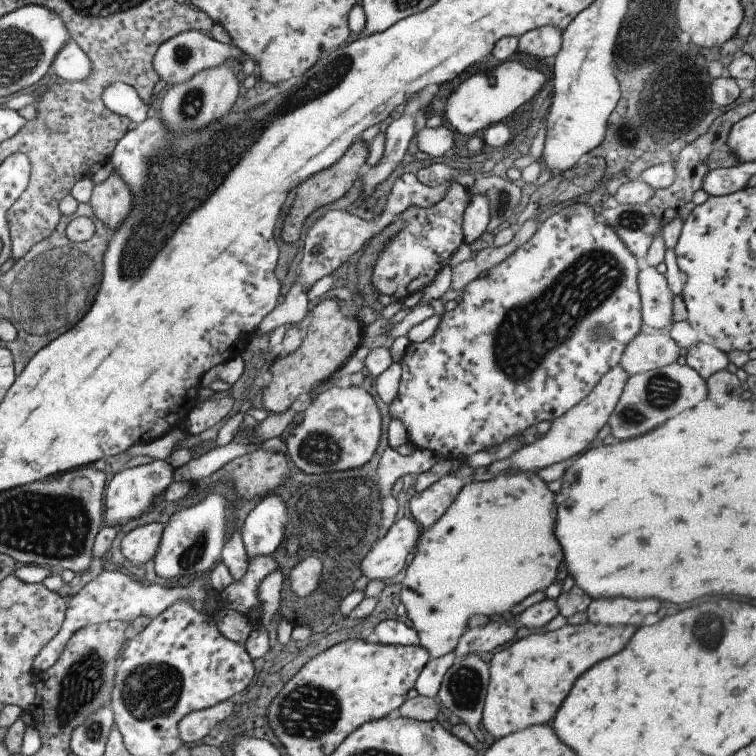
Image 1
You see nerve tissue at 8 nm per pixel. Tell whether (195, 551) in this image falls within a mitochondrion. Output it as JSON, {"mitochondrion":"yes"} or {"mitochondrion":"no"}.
{"mitochondrion":"yes"}

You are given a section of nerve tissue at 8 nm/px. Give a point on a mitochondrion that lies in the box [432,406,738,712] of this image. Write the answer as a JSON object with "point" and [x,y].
{"point":[709,632]}

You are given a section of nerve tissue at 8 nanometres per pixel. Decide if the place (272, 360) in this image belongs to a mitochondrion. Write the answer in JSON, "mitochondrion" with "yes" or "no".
{"mitochondrion":"no"}

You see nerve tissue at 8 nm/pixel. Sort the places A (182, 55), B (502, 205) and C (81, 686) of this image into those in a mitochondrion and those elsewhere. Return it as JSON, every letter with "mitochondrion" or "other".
{"A":"mitochondrion","B":"other","C":"mitochondrion"}

